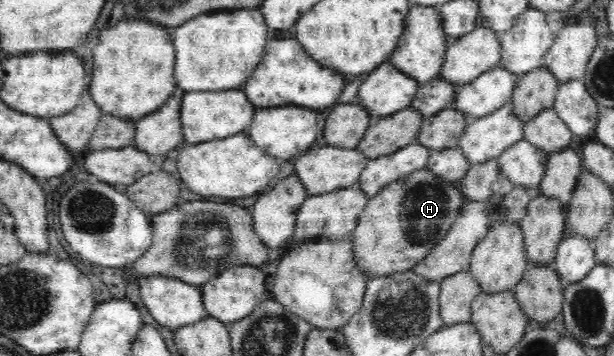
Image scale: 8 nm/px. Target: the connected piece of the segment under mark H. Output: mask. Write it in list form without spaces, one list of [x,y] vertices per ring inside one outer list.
[[[427,167],[389,183],[368,199],[351,233],[357,266],[375,278],[413,269],[445,239],[466,200],[458,183],[438,179]]]

